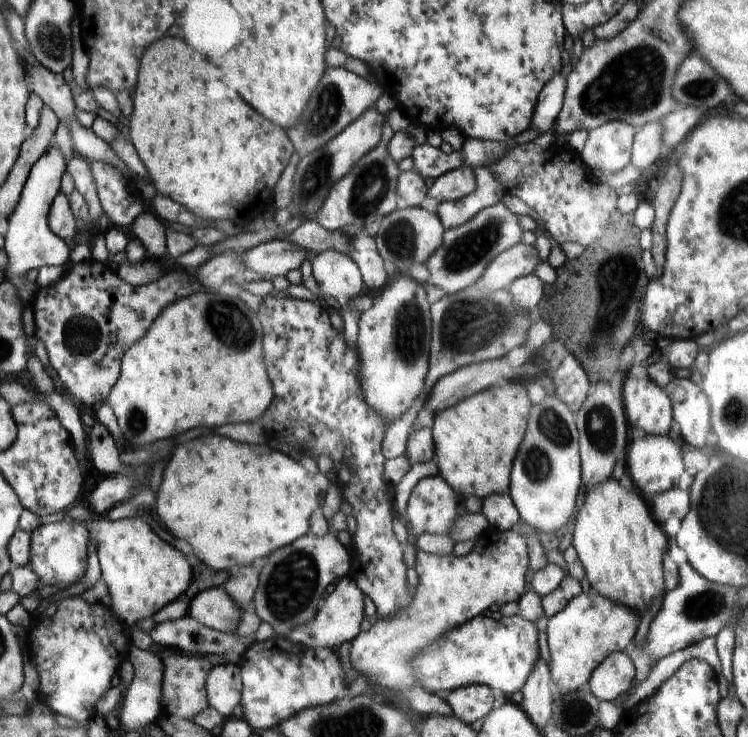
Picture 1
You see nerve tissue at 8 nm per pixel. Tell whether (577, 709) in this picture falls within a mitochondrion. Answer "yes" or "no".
yes

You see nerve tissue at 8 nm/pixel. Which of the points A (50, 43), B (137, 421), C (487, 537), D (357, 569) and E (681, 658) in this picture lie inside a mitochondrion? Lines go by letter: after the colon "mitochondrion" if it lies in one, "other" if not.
A: mitochondrion
B: mitochondrion
C: other
D: other
E: other

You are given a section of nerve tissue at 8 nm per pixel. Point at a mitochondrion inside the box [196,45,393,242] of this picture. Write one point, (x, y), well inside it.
(329, 104)

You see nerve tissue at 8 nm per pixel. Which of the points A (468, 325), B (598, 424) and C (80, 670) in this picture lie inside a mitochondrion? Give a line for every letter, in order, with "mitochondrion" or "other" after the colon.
A: mitochondrion
B: mitochondrion
C: other

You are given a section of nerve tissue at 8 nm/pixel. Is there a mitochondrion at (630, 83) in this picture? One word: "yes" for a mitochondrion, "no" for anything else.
yes

